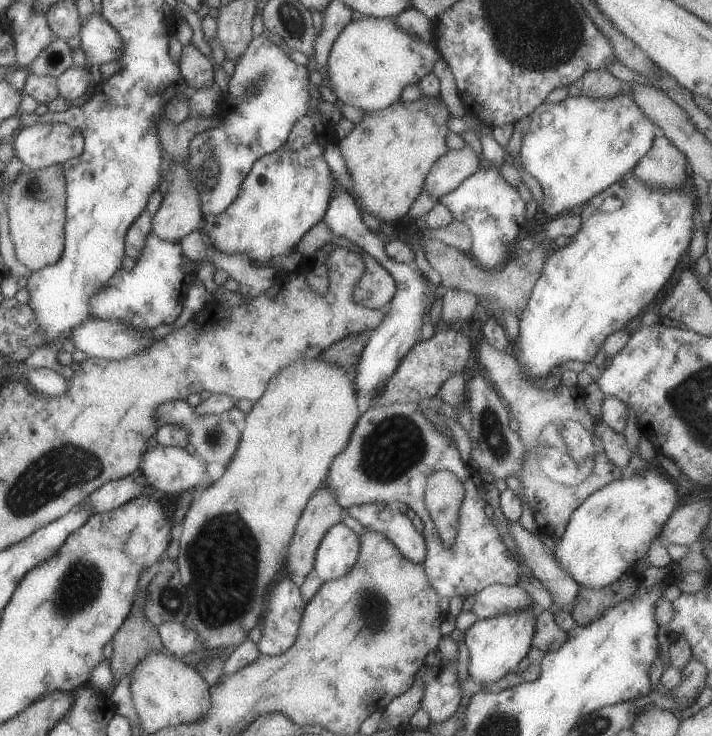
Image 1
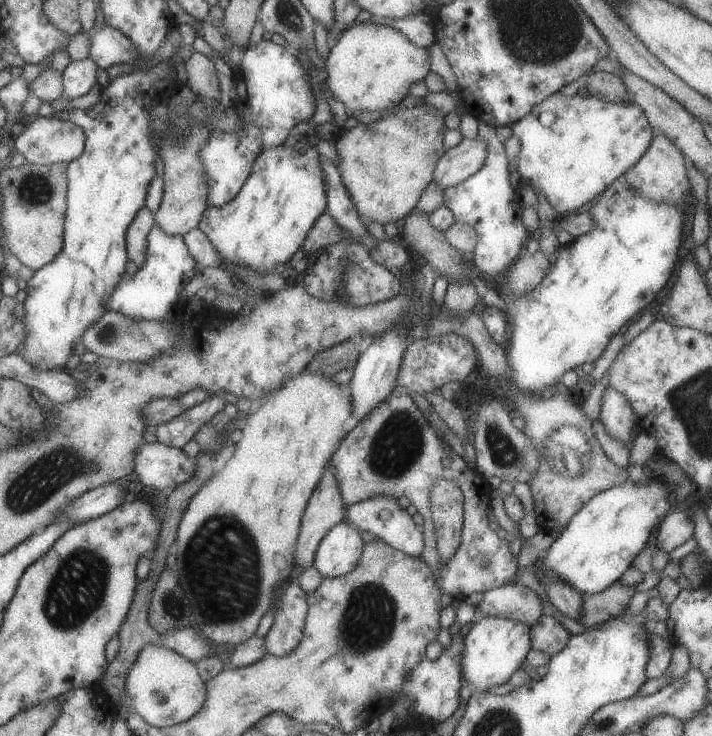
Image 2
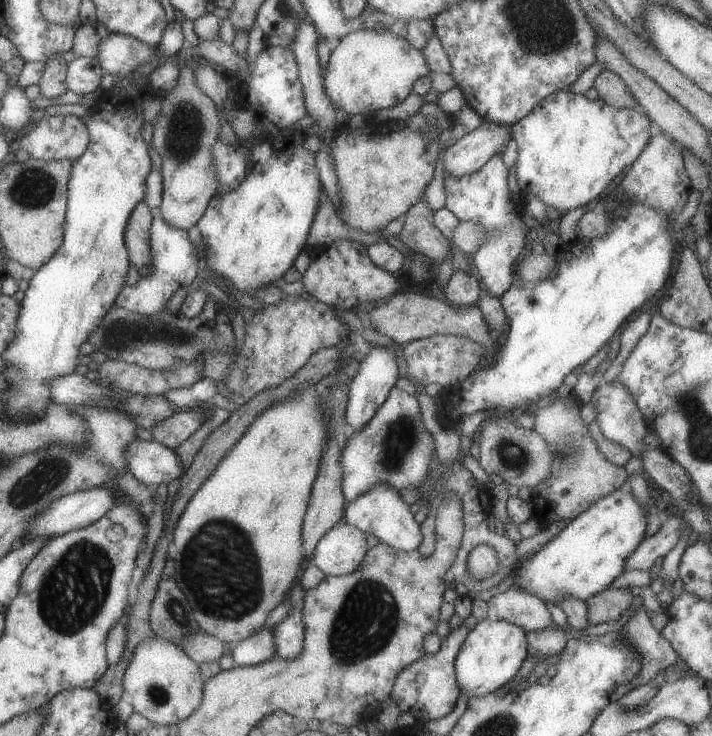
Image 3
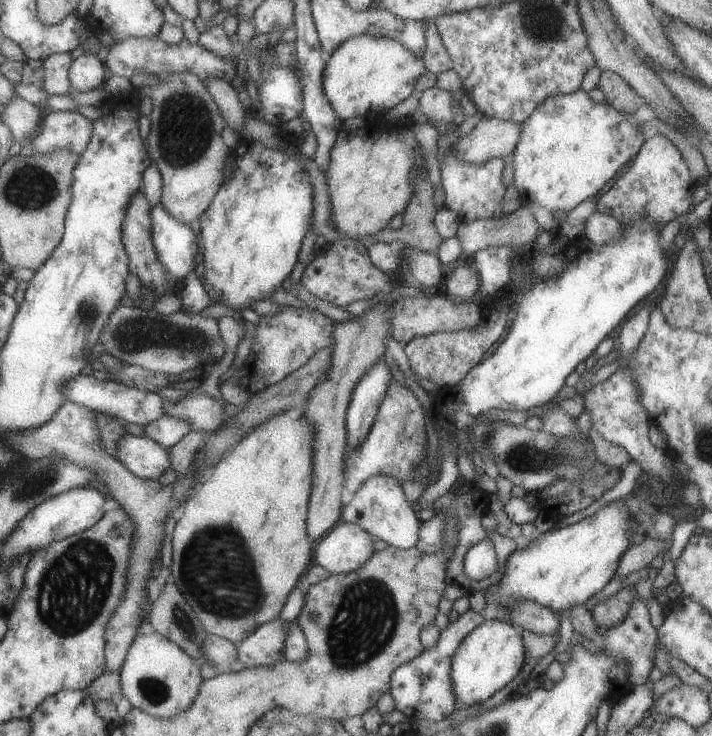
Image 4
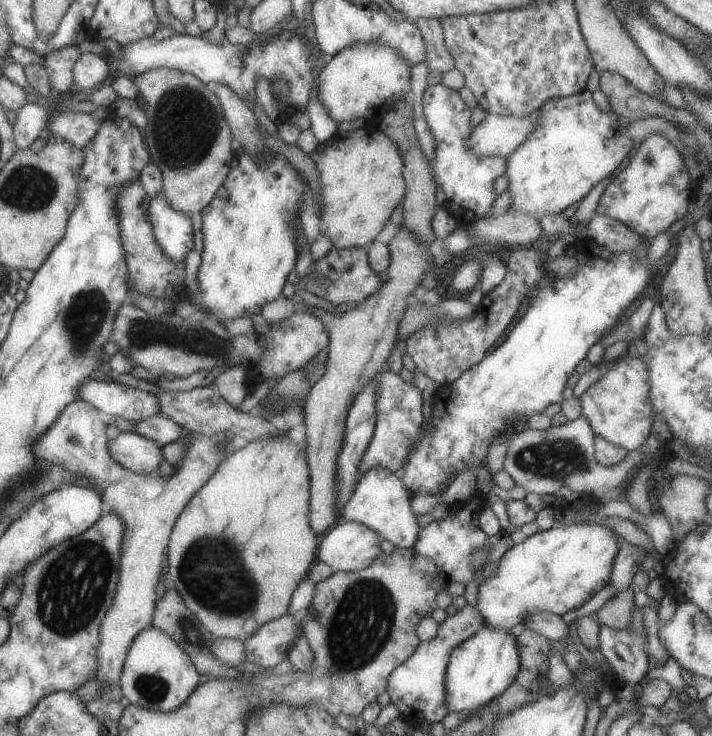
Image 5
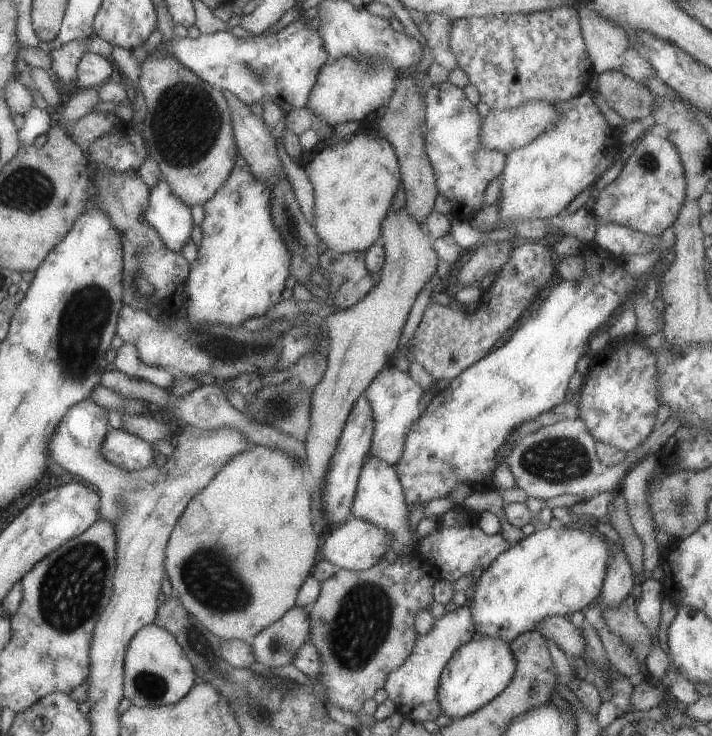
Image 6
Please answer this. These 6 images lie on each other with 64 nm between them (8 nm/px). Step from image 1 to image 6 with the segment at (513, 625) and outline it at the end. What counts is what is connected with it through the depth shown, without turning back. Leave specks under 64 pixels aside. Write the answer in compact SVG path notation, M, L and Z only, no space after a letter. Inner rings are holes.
M476 634L470 642L460 645L456 649L456 652L449 658L443 673L440 675L437 688L437 697L444 714L451 719L464 718L488 704L510 684L515 671L515 658L509 644L500 639L480 637Z

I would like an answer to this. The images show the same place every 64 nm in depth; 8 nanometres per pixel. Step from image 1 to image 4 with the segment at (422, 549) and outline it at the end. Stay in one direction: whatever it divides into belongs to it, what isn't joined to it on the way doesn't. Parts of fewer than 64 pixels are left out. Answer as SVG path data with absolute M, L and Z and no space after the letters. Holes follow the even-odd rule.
M374 475L367 478L358 490L347 497L342 509L342 520L357 524L375 539L384 540L399 549L416 546L420 536L421 520L408 500L402 482L390 475Z

